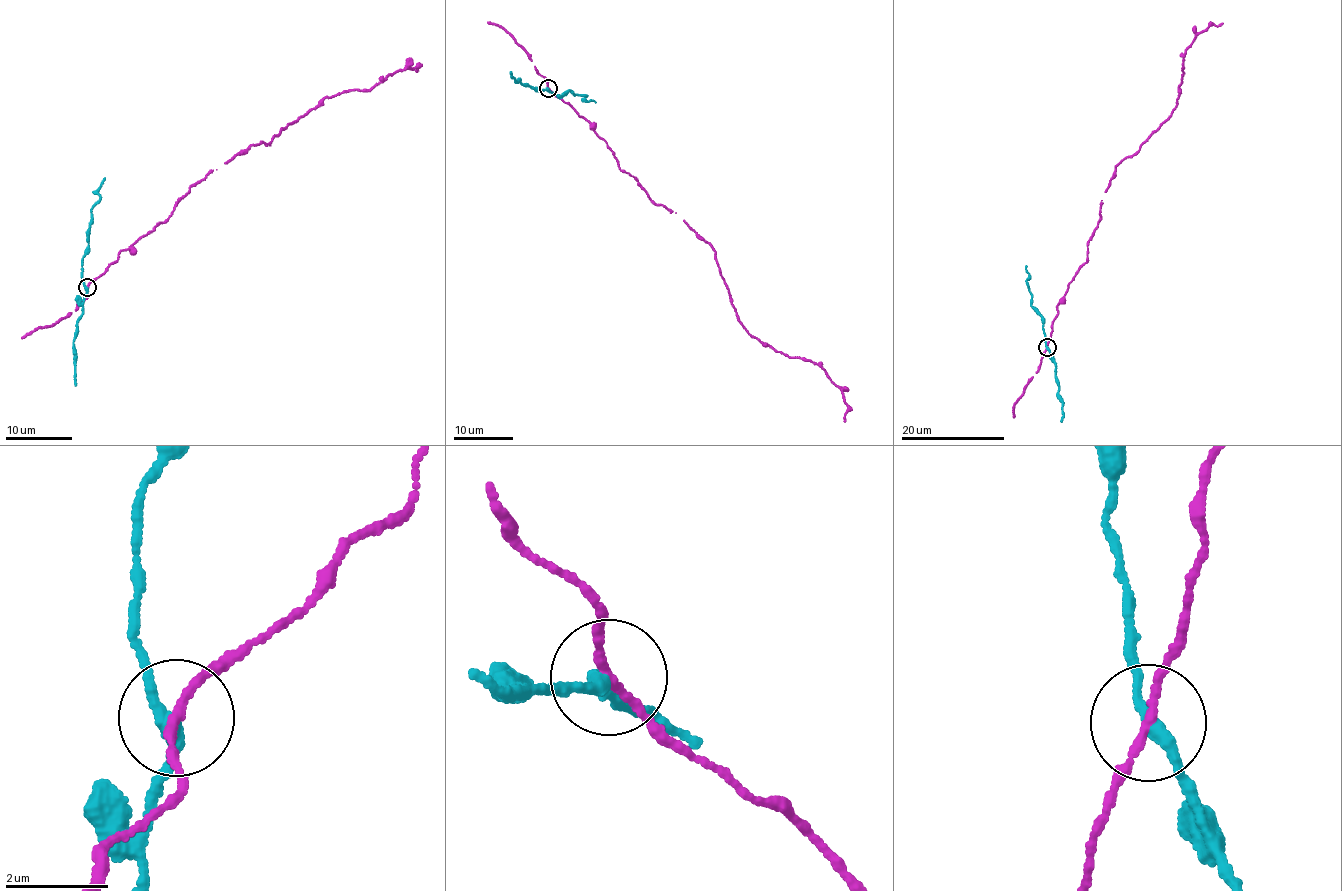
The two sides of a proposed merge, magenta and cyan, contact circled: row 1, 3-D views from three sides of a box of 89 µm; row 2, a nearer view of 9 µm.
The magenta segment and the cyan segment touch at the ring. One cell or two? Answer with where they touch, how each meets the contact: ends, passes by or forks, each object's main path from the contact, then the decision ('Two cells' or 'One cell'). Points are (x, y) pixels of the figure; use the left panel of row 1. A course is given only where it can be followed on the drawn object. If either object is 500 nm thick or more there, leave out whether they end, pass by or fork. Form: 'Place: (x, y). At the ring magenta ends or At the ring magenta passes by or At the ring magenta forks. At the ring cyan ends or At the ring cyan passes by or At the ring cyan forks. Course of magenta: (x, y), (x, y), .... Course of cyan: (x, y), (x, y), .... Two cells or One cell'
Place: (87, 287). At the ring magenta passes by. At the ring cyan passes by. Course of magenta: (87, 287), (120, 251), (168, 218), (189, 187), (245, 149), (269, 144), (326, 98), (417, 69). Course of cyan: (87, 287), (83, 281), (82, 261), (87, 248), (86, 234), (91, 211), (100, 198), (97, 188), (105, 177). One cell

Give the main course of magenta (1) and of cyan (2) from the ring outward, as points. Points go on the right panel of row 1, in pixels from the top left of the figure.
1: (1047, 347), (1057, 306), (1085, 264), (1088, 242), (1113, 172), (1172, 113), (1186, 49), (1198, 33), (1223, 23)
2: (1047, 347), (1043, 318), (1032, 305), (1025, 265)

